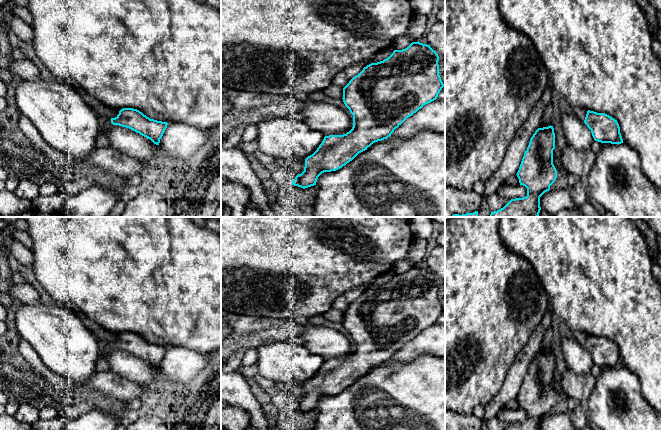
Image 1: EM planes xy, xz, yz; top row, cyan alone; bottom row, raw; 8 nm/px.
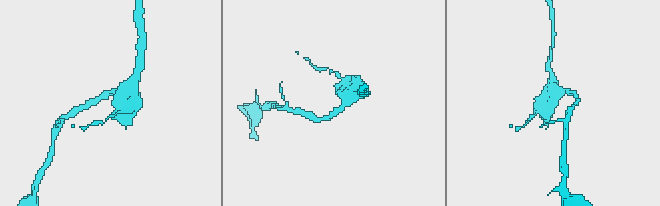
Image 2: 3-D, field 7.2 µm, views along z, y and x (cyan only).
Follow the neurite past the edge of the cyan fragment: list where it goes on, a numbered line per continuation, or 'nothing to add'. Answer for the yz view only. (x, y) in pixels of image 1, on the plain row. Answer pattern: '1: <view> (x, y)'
nothing to add

